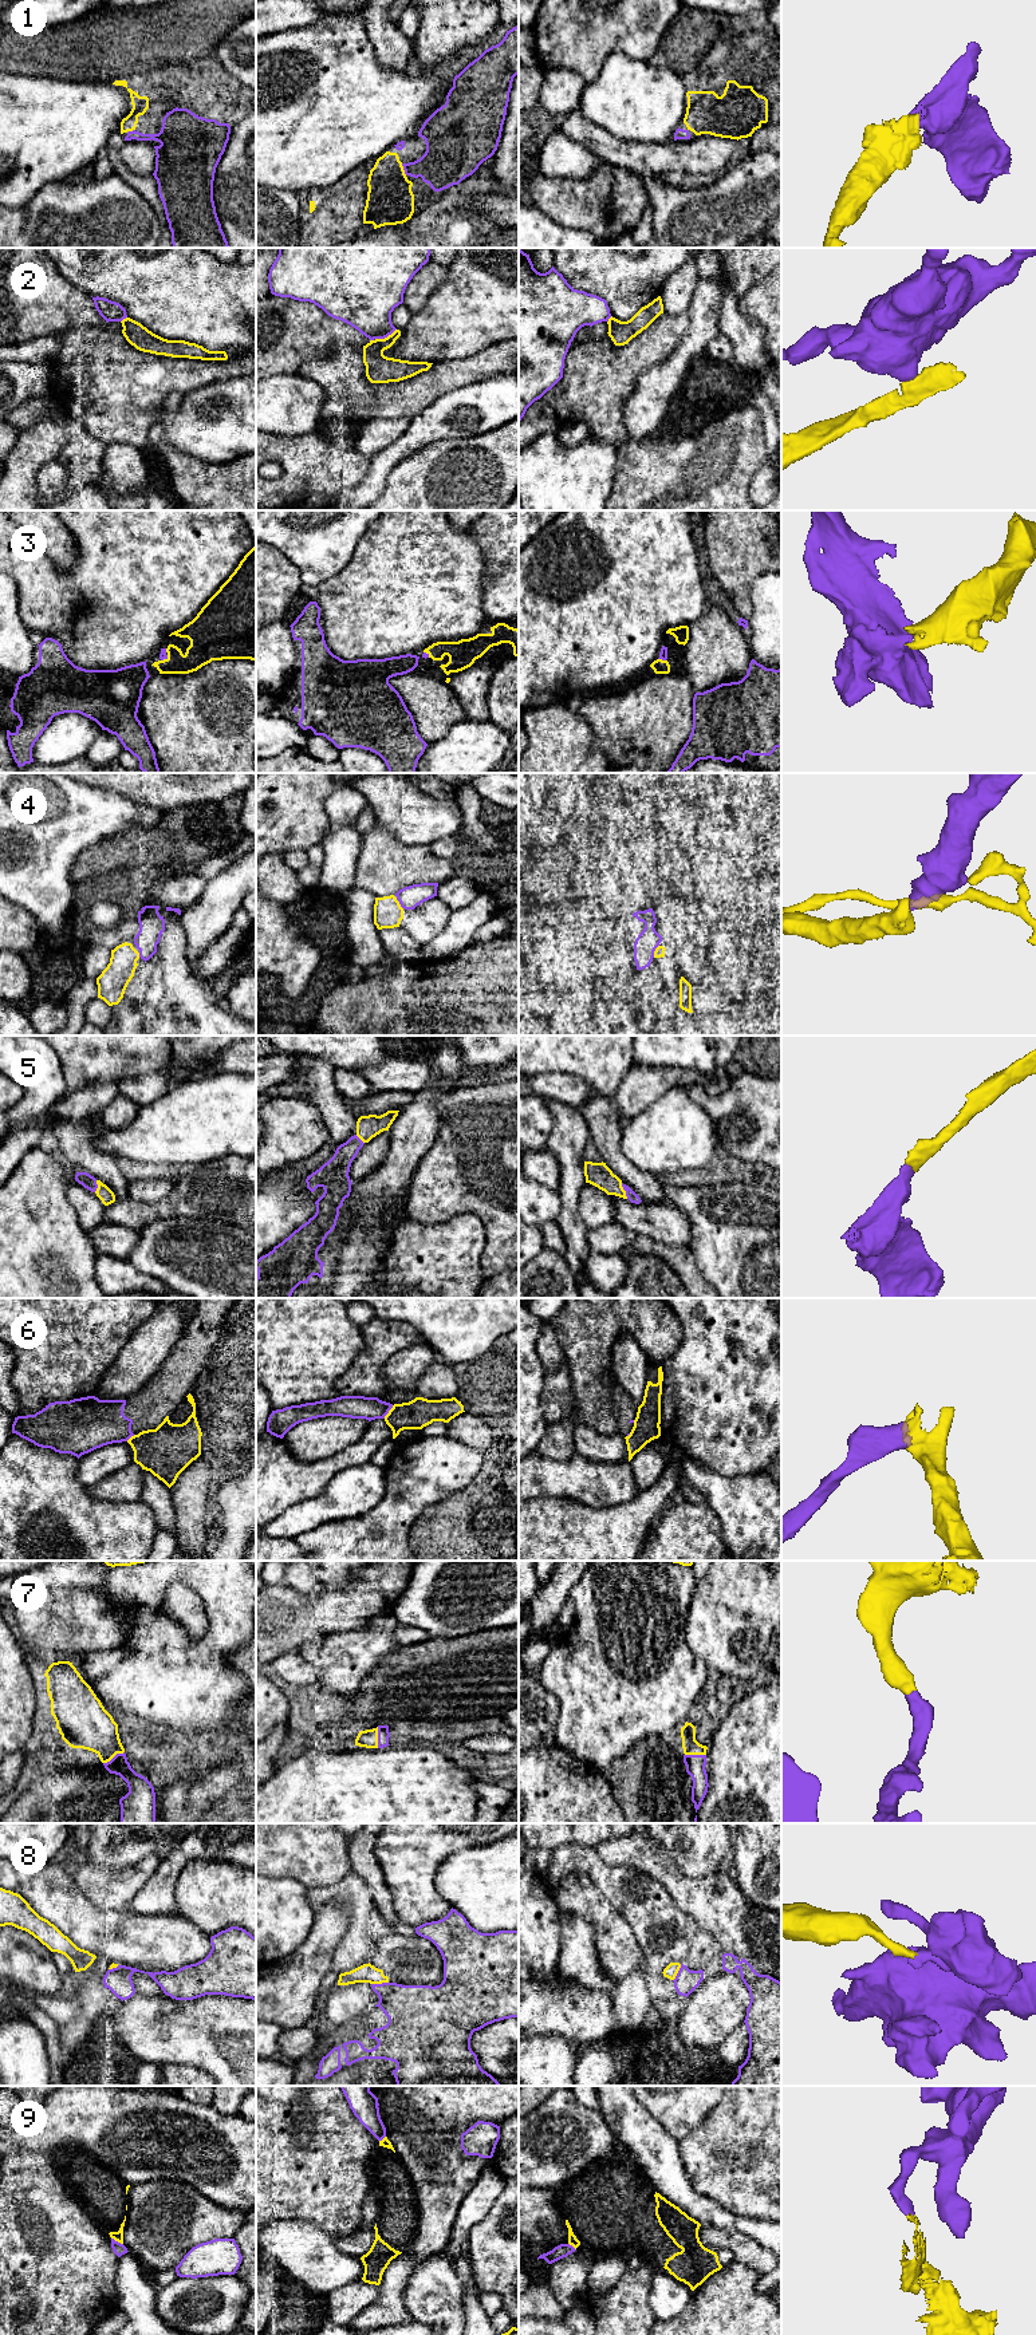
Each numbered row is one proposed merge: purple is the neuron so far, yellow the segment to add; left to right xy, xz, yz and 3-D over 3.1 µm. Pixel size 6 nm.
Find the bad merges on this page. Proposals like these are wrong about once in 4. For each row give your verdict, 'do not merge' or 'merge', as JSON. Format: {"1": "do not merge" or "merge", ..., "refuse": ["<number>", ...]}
{"1": "merge", "2": "do not merge", "3": "merge", "4": "merge", "5": "merge", "6": "do not merge", "7": "merge", "8": "do not merge", "9": "do not merge", "refuse": ["2", "6", "8", "9"]}

